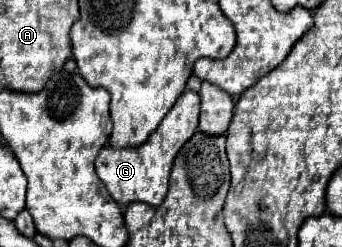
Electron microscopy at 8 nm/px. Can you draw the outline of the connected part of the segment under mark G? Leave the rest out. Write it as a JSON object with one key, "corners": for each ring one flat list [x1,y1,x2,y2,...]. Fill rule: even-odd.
{"corners":[[184,91,170,113,162,119,160,127,150,135,150,139,136,149,114,149,104,147,96,159,96,173,100,181,106,185,108,193,122,207,138,201,146,205,160,205,168,191,168,177,174,163,174,157,182,149,182,145,196,133,200,117,200,95,194,91]]}

